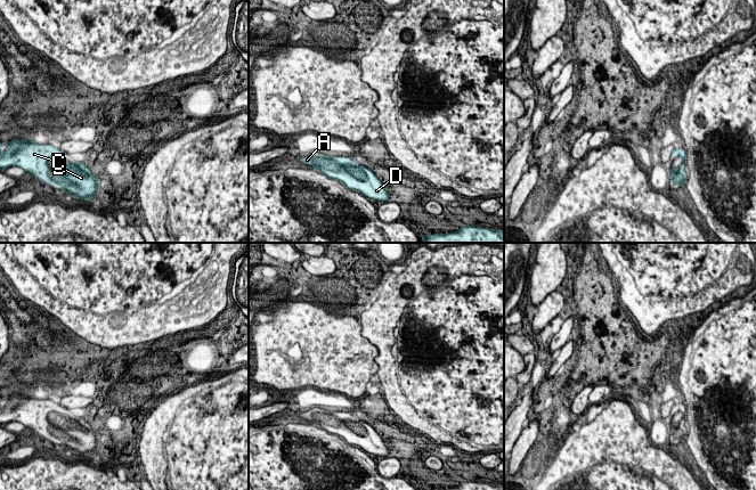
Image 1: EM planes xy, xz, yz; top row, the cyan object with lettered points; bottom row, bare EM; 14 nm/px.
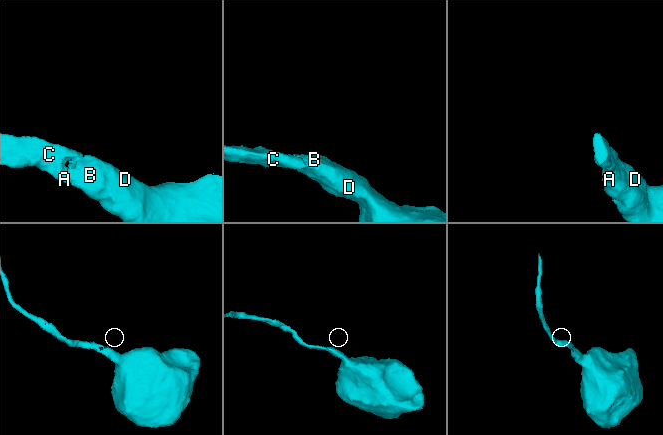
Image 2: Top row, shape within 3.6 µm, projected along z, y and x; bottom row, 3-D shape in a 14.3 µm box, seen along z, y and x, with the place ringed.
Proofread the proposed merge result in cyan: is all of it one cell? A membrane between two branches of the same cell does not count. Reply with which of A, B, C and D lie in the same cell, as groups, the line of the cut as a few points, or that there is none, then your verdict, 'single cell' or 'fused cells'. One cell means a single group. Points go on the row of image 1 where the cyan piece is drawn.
A B C D; no cut; single cell

